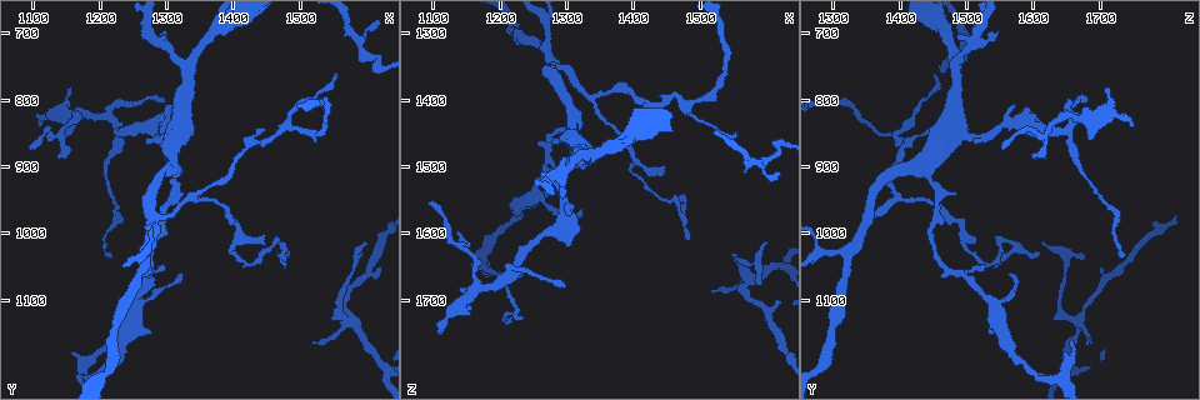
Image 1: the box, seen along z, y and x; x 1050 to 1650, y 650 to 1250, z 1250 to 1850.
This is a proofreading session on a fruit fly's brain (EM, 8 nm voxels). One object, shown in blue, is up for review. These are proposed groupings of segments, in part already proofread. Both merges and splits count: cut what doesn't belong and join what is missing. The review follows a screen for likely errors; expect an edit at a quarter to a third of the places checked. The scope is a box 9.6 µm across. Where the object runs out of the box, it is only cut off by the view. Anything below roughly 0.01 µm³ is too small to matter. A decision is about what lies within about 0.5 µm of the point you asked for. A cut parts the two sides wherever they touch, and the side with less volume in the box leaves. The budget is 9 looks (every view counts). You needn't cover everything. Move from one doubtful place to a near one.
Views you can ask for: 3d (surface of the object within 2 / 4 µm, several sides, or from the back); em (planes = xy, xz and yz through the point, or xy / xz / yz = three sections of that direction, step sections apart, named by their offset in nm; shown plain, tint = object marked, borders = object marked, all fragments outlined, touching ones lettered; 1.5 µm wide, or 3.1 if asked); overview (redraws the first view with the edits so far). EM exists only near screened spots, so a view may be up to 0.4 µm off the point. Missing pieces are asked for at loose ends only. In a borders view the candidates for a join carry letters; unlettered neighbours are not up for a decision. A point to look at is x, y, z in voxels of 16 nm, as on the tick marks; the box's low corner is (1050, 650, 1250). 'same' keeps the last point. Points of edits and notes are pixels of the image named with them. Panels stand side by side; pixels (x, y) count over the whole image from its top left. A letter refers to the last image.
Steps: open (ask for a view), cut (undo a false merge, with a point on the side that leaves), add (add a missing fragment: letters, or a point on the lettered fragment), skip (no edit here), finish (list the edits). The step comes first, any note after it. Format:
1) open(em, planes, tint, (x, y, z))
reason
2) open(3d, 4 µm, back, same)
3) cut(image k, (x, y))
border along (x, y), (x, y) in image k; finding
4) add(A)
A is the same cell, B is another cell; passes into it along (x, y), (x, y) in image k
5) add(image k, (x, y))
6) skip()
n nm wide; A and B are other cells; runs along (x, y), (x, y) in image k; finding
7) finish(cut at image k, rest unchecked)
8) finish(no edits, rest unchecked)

open(3d, 2 µm, (1620, 750, 1470))
abrupt turn

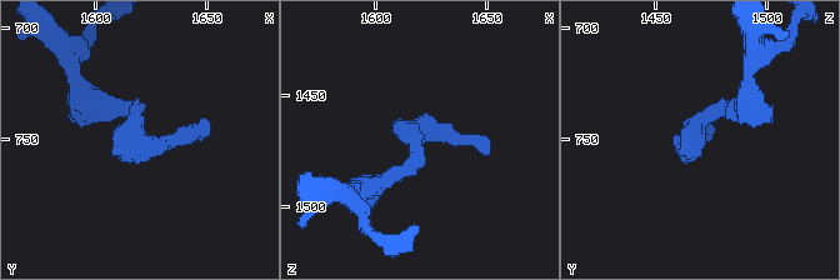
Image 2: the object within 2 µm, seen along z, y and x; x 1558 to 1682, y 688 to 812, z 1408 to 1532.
open(em, planes, tint, (1620, 751, 1469))
now the EM

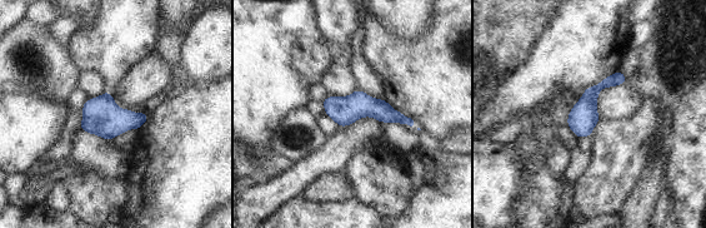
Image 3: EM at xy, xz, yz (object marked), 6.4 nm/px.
open(em, planes, borders, same)

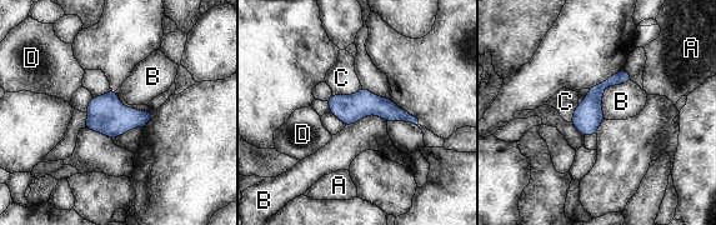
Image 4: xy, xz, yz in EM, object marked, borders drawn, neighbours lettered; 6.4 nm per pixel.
skip()
190 nm wide; A, B, C and D are other cells; all the same neuron

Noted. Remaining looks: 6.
open(em, xy, step 4, plain, (1110, 845, 1745))
branch stops here

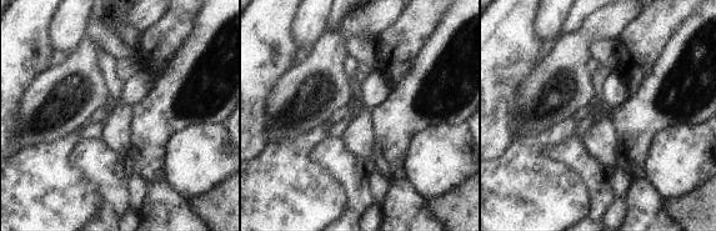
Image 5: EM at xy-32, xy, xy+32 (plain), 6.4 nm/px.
open(em, xy, step 4, borders, same)
see the neighbours

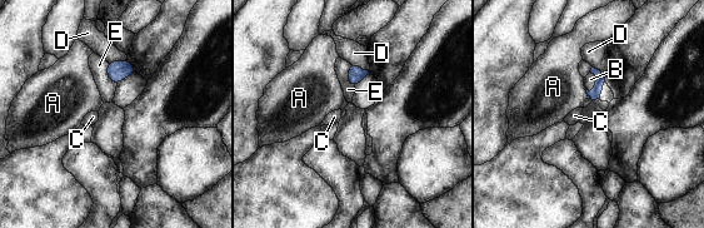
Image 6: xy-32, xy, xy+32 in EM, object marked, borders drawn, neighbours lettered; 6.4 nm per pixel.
add(B)
B is the same cell, A, C, D and E are other cells; passes into it along (594, 95), (595, 82), (590, 79) in image 6; the neuron continues

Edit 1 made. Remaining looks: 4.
open(em, planes, borders, (1140, 885, 1600))

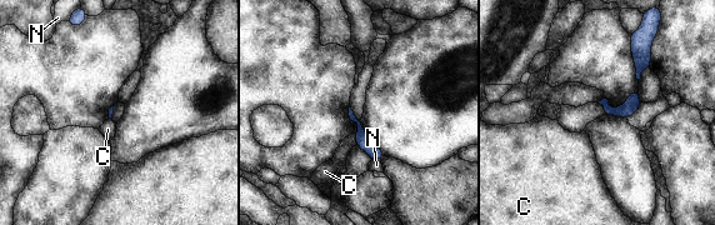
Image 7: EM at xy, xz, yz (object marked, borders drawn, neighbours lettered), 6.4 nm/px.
skip()
C and N are other cells; border along (356, 134), (355, 144) in image 7; none of them fits

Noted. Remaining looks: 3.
finish(add at image 6, rest unchecked)

